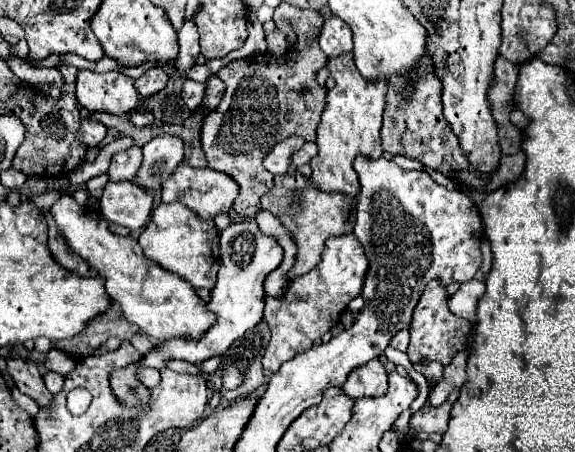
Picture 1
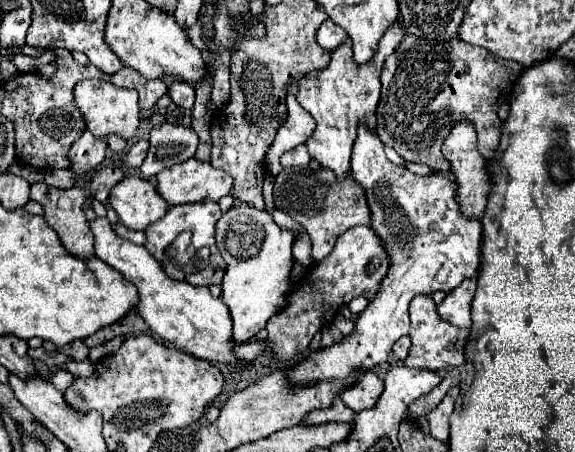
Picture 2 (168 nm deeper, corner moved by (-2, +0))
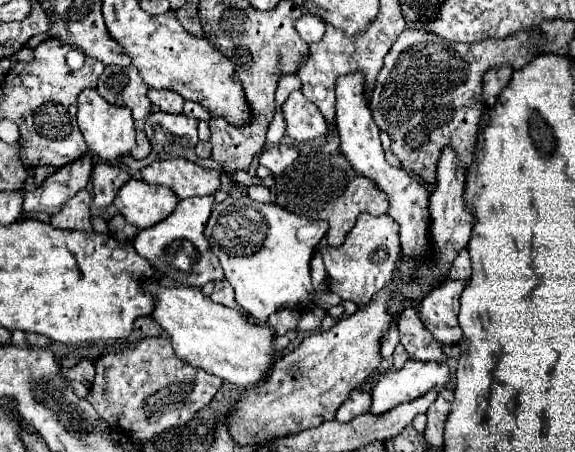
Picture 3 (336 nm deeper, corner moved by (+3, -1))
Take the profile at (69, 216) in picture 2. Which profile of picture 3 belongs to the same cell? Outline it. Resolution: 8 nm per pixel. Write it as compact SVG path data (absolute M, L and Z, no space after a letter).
M79 190L55 216L51 216L51 226L63 230L93 232L89 208L91 208L91 194L87 190Z

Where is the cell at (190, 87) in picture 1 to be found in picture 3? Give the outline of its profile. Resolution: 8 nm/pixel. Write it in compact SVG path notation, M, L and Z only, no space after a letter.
M149 90L149 100L163 112L171 112L171 114L181 114L183 112L183 96L171 92L171 90Z

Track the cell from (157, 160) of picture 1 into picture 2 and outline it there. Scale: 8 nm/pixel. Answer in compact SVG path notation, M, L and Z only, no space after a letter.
M162 123L150 131L150 151L140 171L144 177L154 177L158 171L168 169L194 157L198 147L198 135L192 127Z

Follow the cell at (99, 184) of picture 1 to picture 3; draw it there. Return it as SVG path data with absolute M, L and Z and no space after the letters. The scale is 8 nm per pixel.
M95 162L91 182L93 182L93 204L97 208L107 208L117 190L129 180L129 172L117 164L109 162Z

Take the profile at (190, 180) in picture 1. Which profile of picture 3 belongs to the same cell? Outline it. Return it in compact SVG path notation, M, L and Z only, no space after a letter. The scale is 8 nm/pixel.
M175 158L175 160L155 160L141 170L145 182L167 186L179 200L191 196L215 194L221 188L221 174L213 168L203 168L195 162Z

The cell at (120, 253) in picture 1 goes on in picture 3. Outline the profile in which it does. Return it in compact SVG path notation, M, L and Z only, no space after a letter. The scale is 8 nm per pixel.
M147 280L143 282L143 290L155 298L151 318L167 332L171 346L181 360L241 388L259 384L271 368L275 358L271 352L273 332L267 326L255 326L245 314L213 302L199 288L161 286L159 282Z

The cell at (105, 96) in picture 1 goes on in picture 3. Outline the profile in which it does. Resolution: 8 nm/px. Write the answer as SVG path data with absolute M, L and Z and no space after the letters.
M85 88L79 98L77 98L77 124L81 128L81 134L89 146L91 152L95 152L103 160L119 160L121 154L131 152L135 146L135 126L133 126L133 116L129 108L107 104L103 96L95 88Z

